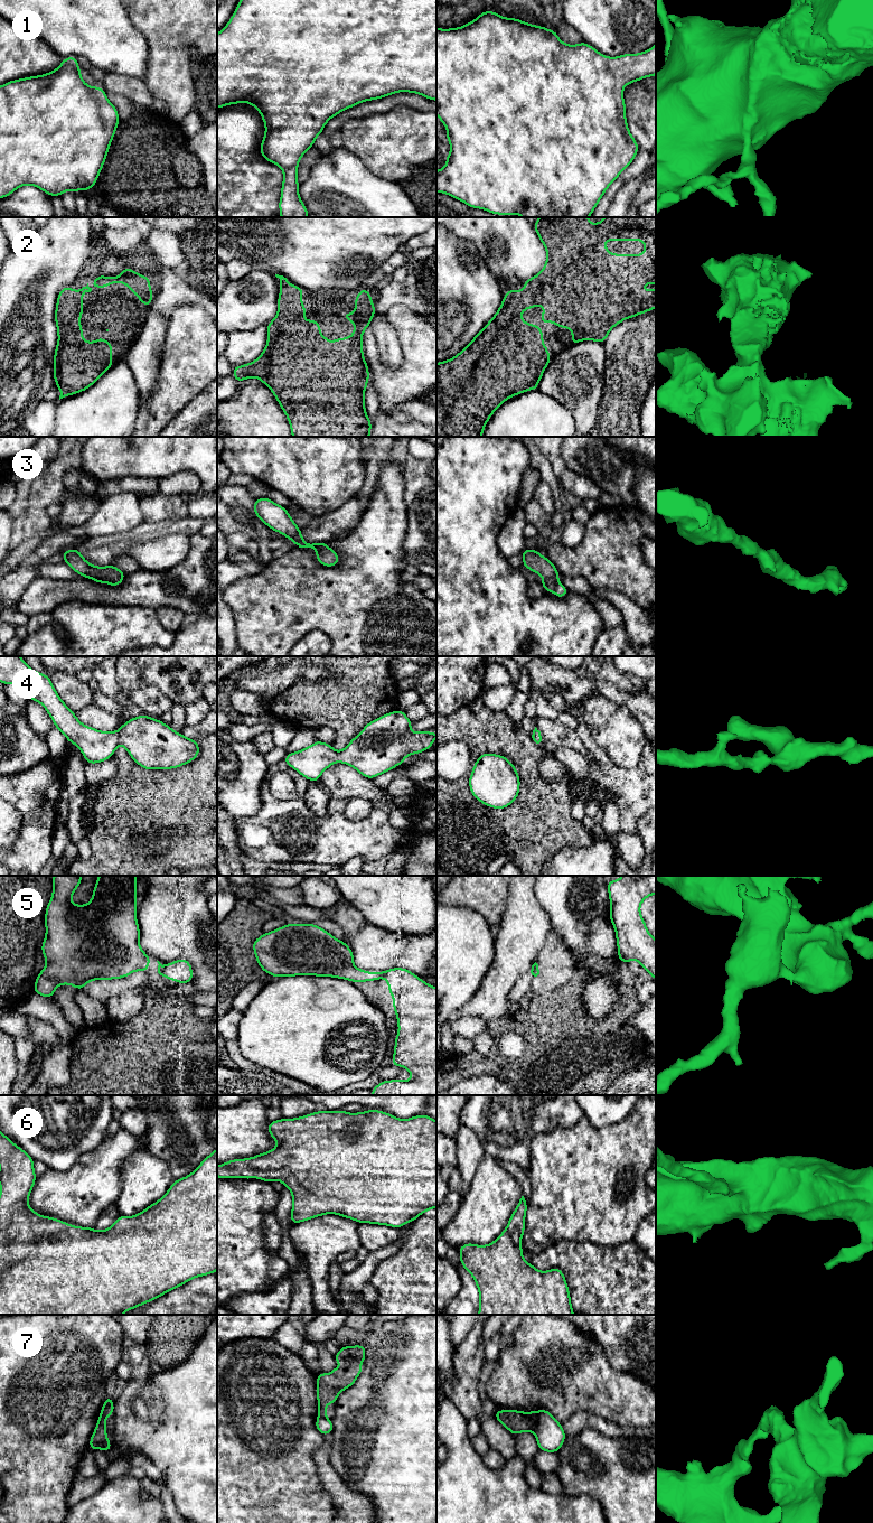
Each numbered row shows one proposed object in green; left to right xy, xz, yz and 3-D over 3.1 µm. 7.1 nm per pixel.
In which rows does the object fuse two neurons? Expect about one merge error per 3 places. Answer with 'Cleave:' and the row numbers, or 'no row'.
Cleave: 5, 7

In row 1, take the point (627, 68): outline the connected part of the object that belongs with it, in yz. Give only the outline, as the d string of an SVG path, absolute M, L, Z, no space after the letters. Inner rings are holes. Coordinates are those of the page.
M484 11L462 27L436 28L436 114L447 127L447 141L451 151L447 165L436 170L436 191L447 194L469 207L485 209L496 215L523 217L590 217L608 187L633 161L639 146L628 129L626 119L625 86L656 75L656 43L642 53L608 57L591 45L564 44L555 30L531 25L517 18L505 18L494 11Z

